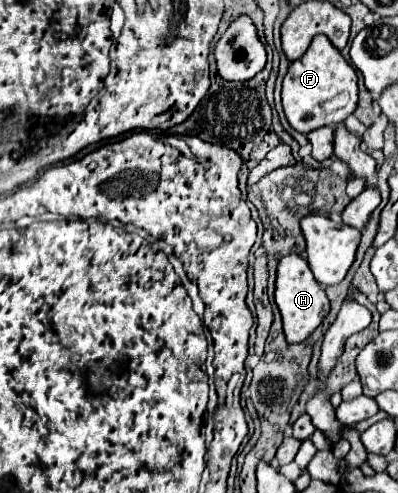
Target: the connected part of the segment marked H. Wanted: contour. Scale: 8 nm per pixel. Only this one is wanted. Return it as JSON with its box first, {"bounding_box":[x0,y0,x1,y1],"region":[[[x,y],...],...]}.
{"bounding_box":[275,254,329,344],"region":[[[287,254],[277,264],[277,280],[275,280],[275,304],[283,318],[283,332],[287,334],[287,342],[297,344],[303,342],[329,314],[329,298],[319,282],[313,278],[313,272],[305,258],[299,254]]]}

